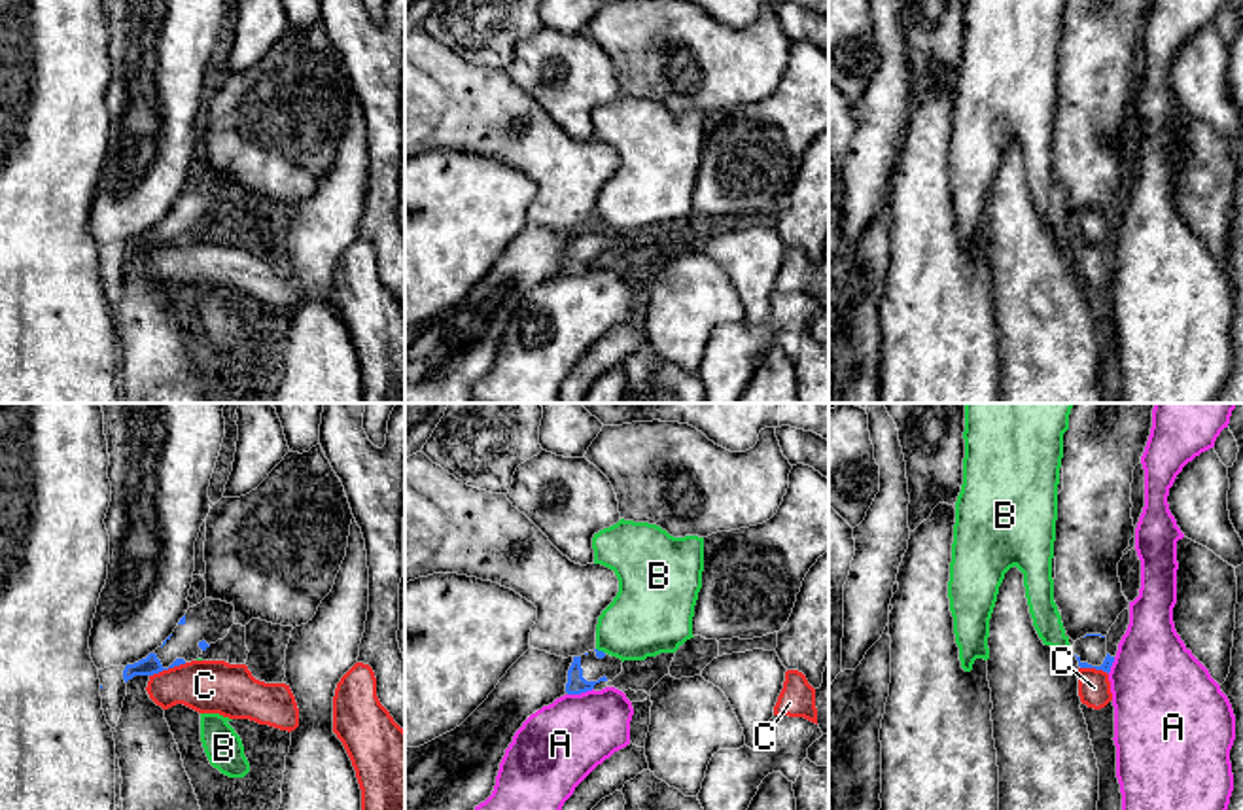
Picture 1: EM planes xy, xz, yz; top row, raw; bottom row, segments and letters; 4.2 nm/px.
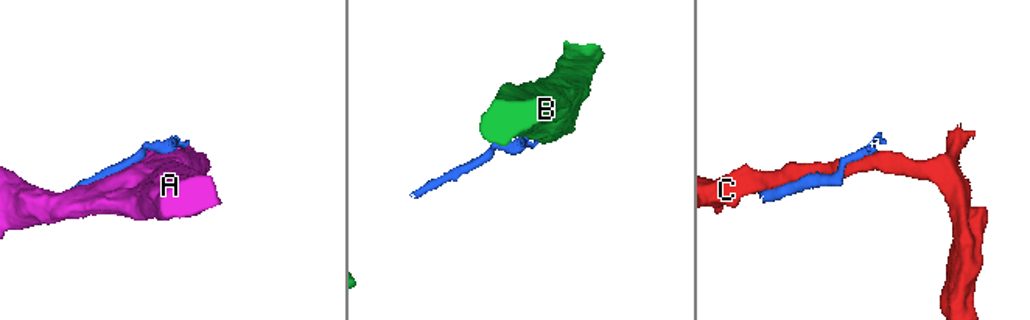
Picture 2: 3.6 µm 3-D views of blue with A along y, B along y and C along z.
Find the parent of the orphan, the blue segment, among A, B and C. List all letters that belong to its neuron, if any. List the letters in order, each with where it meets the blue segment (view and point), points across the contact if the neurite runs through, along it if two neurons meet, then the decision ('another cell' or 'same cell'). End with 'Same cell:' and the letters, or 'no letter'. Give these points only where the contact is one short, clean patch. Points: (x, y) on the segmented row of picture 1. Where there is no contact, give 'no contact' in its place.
A: xz (579, 693) | another cell
B: xz (600, 651) | along xz (596, 648), (604, 653) | another cell
C: xy (167, 669) | another cell
Same cell: no letter

